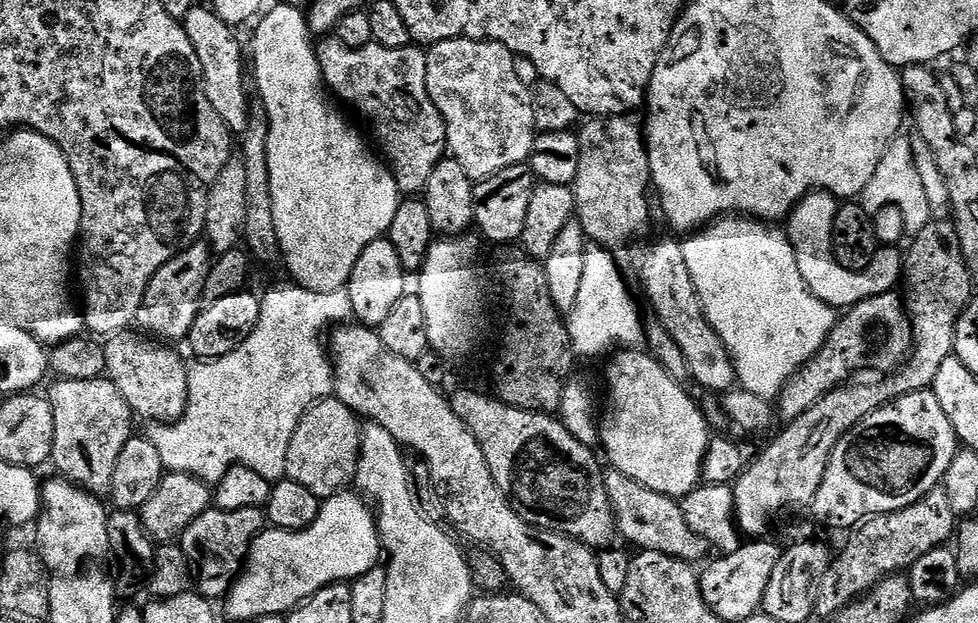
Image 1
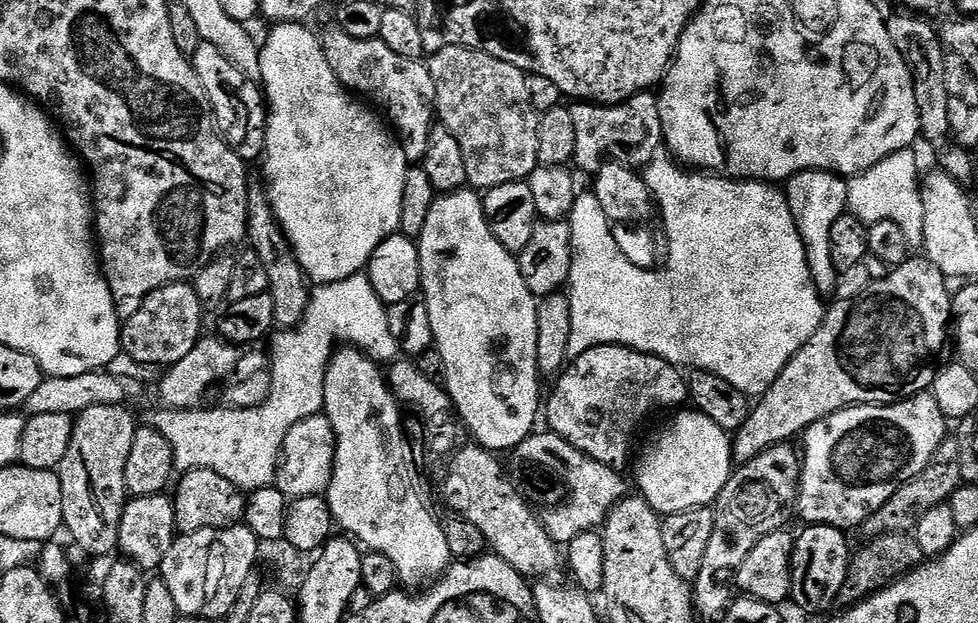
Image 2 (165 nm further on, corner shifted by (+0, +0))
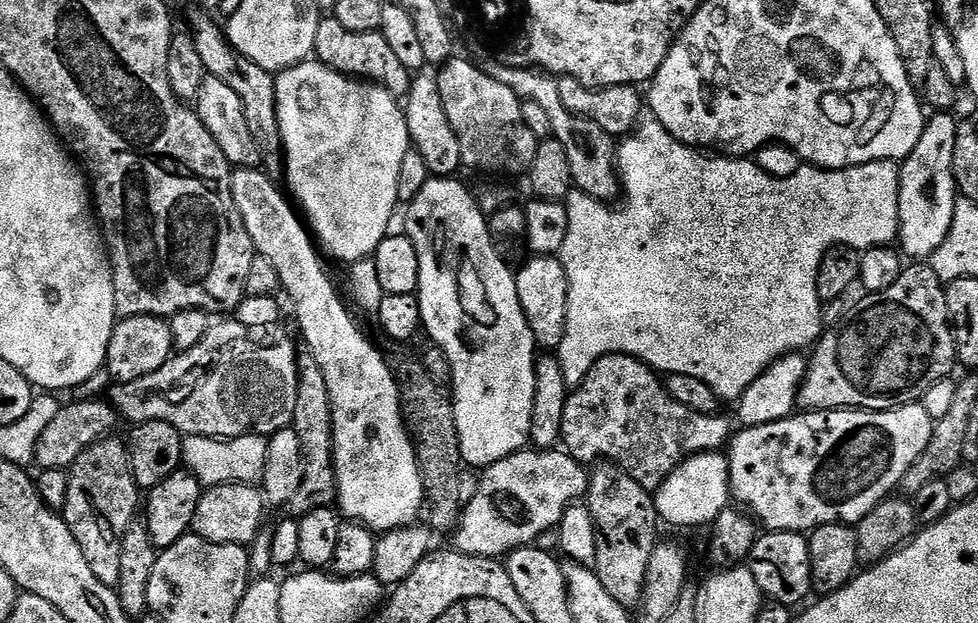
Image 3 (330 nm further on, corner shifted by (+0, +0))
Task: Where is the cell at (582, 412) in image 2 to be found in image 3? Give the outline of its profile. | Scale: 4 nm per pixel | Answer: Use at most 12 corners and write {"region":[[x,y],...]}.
{"region":[[600,357],[560,438],[652,494],[723,449],[728,420],[688,409],[643,360]]}

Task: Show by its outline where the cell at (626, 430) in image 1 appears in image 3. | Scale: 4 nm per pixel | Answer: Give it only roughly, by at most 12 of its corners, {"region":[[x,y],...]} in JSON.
{"region":[[703,452],[654,493],[672,526],[710,526],[730,504],[728,457]]}

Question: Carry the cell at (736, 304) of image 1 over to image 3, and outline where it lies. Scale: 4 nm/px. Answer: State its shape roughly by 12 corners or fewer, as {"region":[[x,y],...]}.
{"region":[[653,123],[567,197],[577,388],[623,354],[736,402],[825,331],[900,164],[764,178]]}

